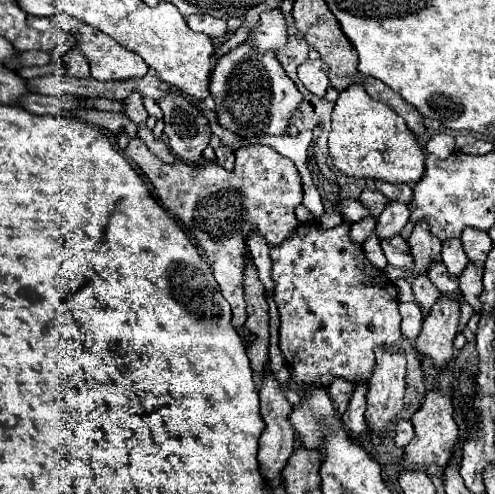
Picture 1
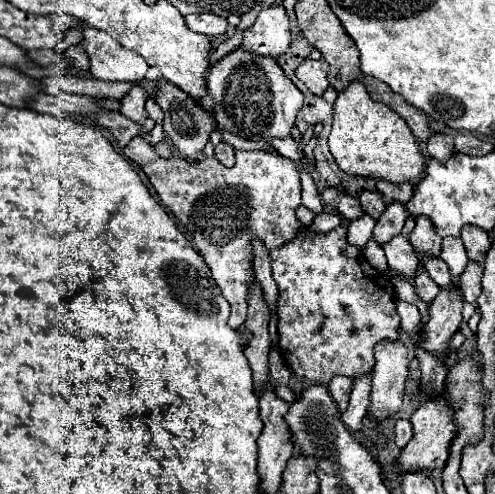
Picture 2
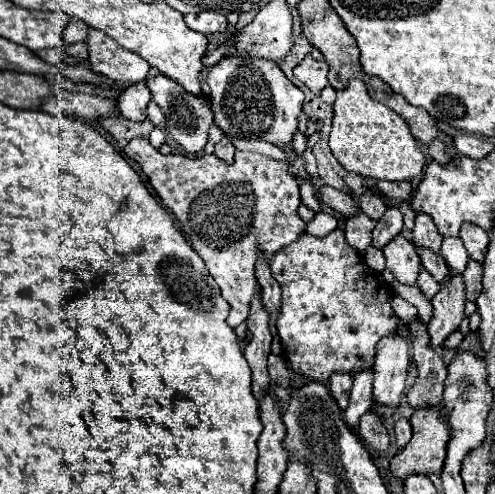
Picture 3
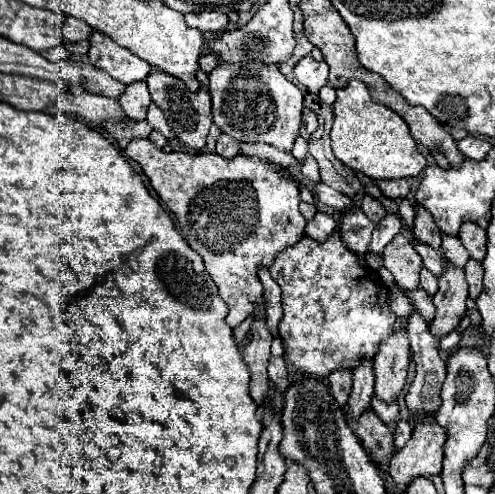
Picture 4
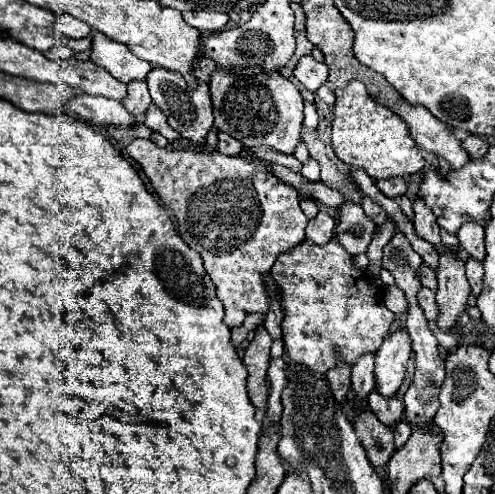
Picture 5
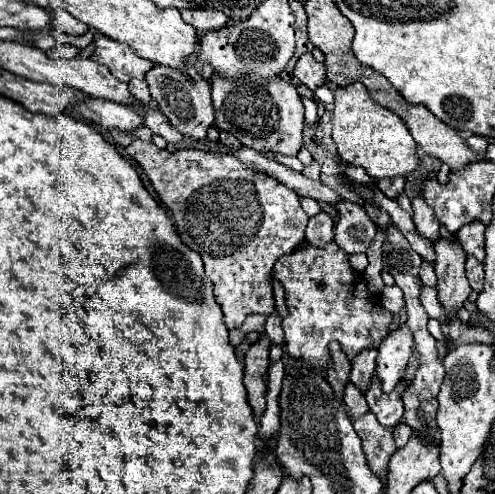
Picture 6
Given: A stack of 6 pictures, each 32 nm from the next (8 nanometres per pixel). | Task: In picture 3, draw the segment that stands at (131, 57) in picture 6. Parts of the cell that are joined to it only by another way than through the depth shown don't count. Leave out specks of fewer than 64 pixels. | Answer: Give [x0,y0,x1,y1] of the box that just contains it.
[86,28,150,84]

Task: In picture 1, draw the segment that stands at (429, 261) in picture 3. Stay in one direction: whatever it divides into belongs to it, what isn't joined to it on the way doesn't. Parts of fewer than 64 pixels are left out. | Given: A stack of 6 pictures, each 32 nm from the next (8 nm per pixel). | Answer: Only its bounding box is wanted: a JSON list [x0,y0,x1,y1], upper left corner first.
[428,260,460,294]

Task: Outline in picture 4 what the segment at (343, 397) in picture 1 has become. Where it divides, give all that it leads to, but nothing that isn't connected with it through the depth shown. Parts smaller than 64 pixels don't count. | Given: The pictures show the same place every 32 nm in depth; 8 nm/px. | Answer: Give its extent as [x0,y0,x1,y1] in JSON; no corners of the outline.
[328,368,352,406]

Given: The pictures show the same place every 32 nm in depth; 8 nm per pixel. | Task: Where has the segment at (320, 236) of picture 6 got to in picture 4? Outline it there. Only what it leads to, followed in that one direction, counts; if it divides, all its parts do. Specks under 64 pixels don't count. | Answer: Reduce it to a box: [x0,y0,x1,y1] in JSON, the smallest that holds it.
[306,212,336,242]

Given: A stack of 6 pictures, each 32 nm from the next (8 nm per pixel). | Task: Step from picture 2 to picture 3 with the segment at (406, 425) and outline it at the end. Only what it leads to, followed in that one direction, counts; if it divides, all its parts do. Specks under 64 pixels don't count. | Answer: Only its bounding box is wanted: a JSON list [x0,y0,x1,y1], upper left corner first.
[394,418,412,450]

